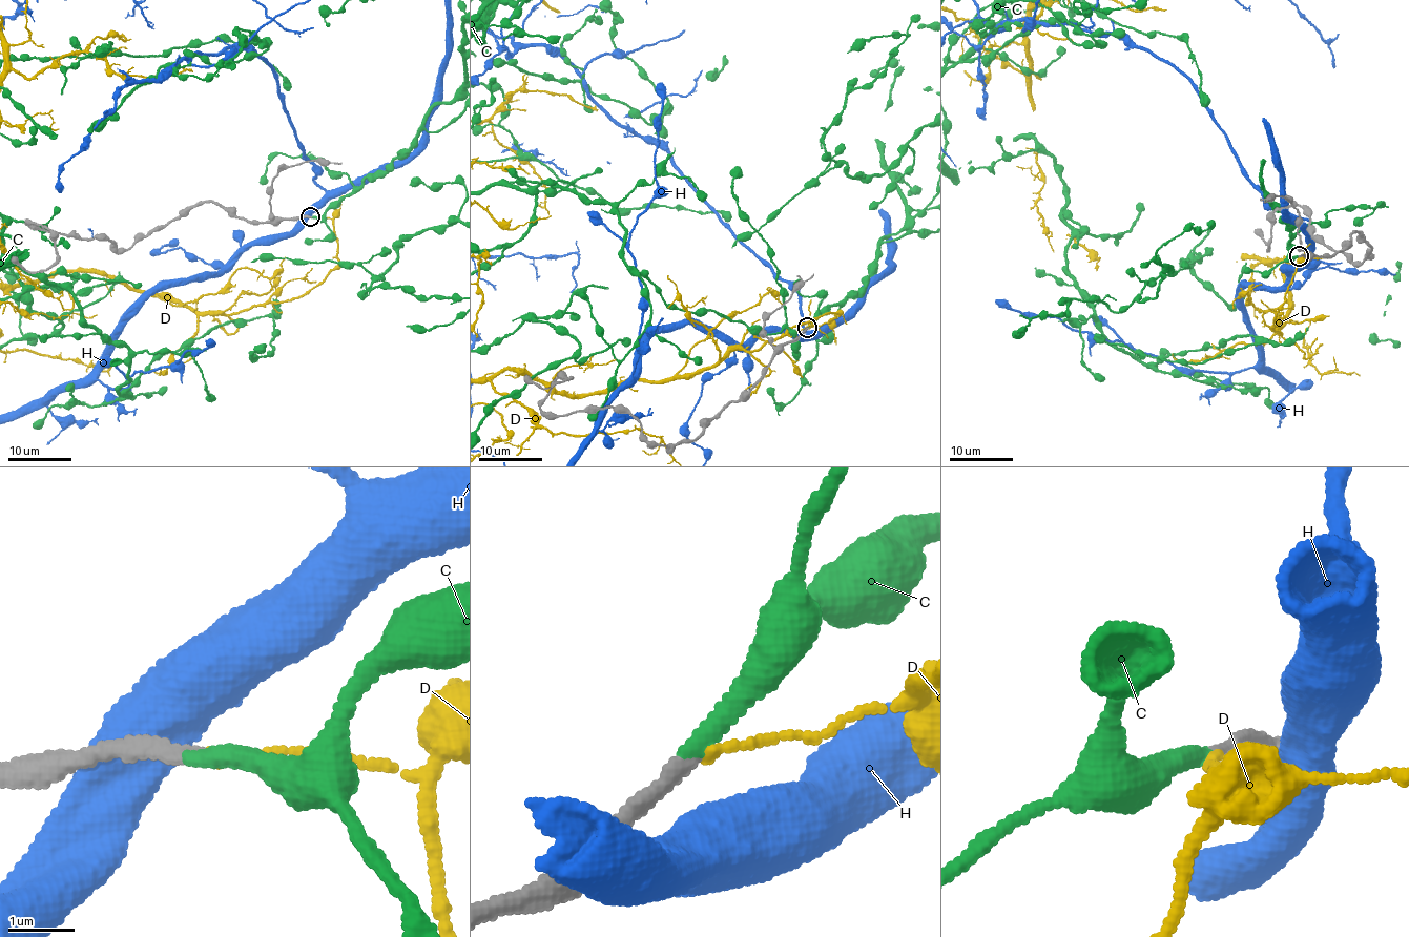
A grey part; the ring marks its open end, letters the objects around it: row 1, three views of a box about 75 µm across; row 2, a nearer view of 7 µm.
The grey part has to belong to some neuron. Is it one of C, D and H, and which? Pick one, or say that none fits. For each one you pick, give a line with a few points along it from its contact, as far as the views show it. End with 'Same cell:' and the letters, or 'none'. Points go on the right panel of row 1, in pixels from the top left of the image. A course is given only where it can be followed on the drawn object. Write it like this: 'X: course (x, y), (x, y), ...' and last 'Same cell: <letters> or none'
Same cell: C

